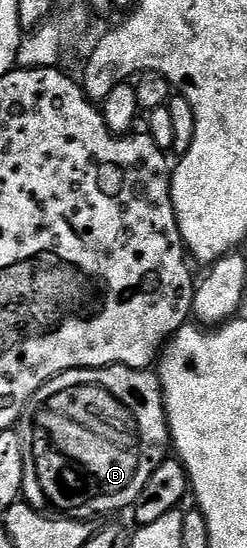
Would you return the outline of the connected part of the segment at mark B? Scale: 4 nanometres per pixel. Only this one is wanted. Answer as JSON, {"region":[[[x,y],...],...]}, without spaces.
{"region":[[[103,366],[101,370],[69,370],[58,374],[50,382],[45,382],[32,400],[26,405],[26,410],[18,420],[16,427],[22,438],[24,448],[24,484],[22,492],[25,501],[29,502],[39,512],[49,511],[51,506],[55,515],[63,518],[79,520],[95,520],[101,514],[114,514],[117,510],[133,507],[134,502],[144,492],[144,484],[148,484],[148,476],[156,472],[160,463],[165,462],[171,449],[170,425],[166,423],[166,406],[162,403],[162,384],[153,369],[133,370],[127,366]]]}

